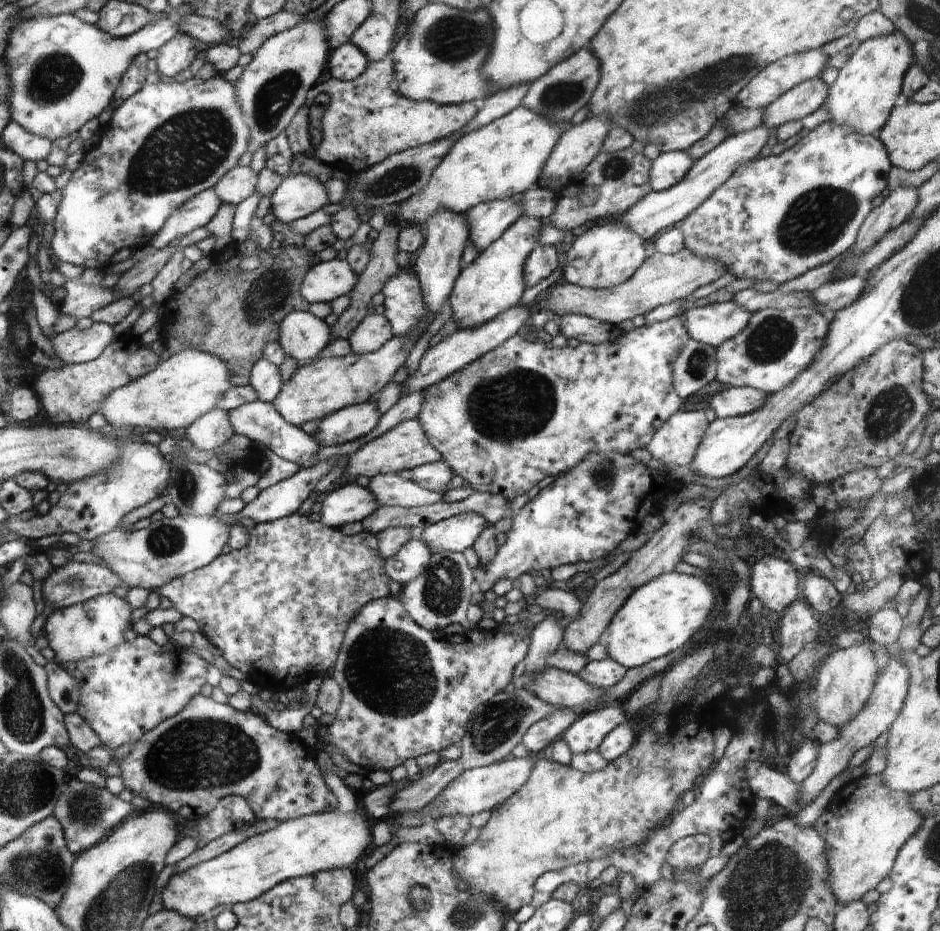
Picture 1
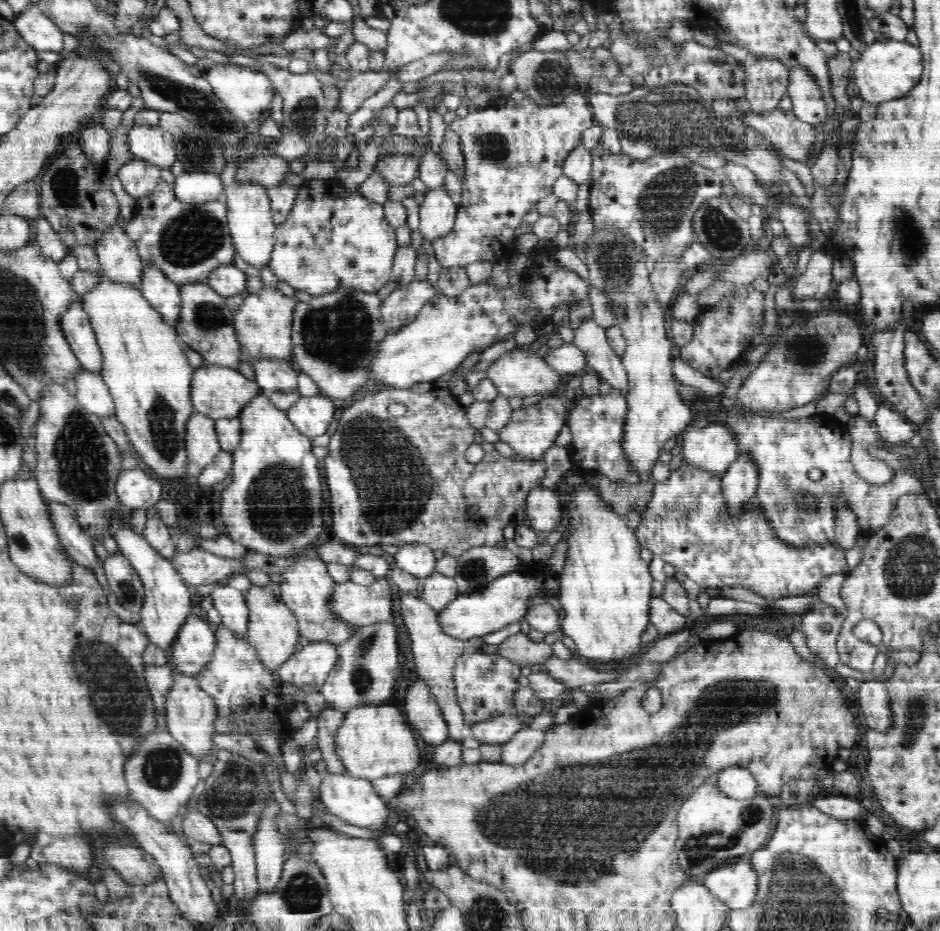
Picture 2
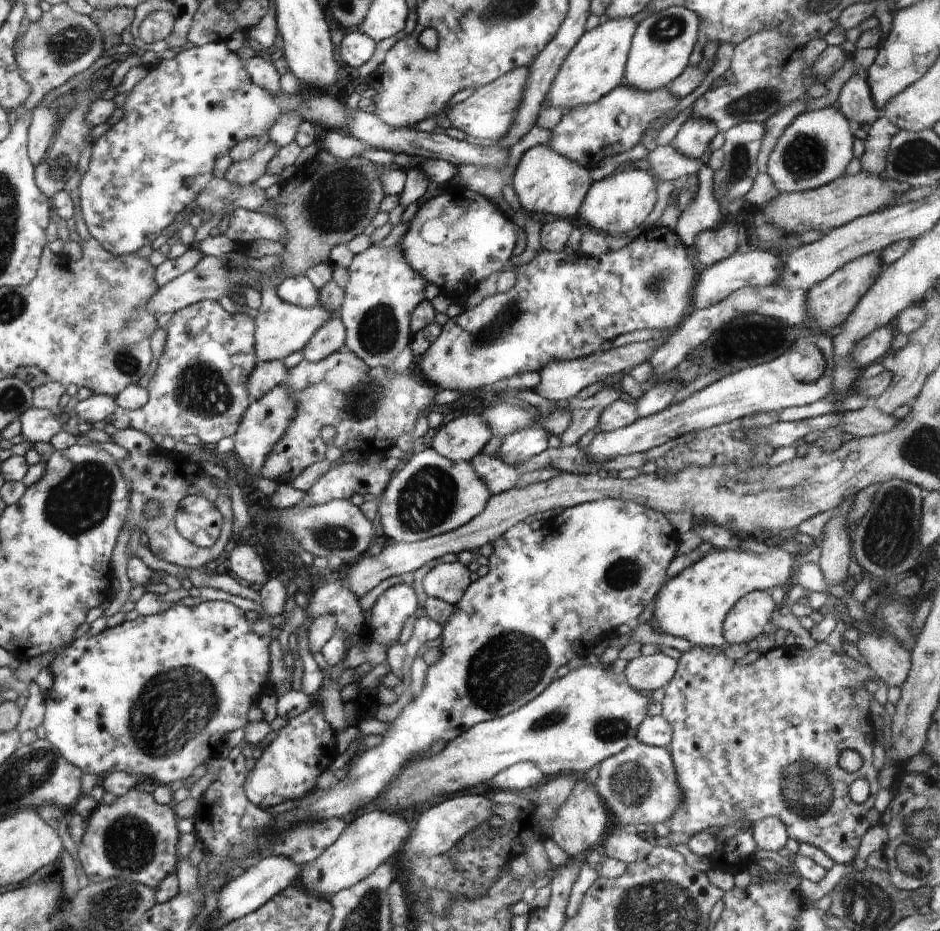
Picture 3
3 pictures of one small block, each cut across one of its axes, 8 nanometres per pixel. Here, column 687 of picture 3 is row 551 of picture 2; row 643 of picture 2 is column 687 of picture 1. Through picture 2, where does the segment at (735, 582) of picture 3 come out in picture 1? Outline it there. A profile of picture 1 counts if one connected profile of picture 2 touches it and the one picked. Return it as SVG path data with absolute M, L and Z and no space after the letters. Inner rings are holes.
M675 571L638 587L610 620L602 642L608 656L627 669L644 666L684 646L705 625L714 608L714 592L702 578Z

